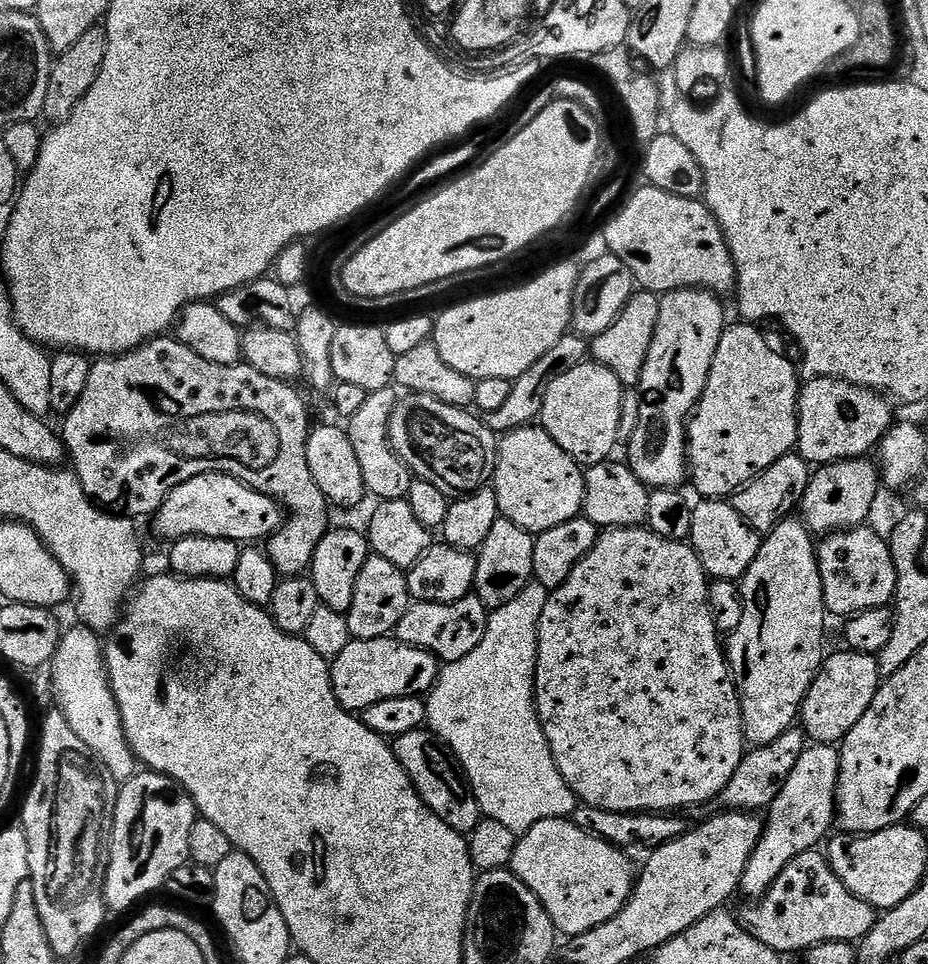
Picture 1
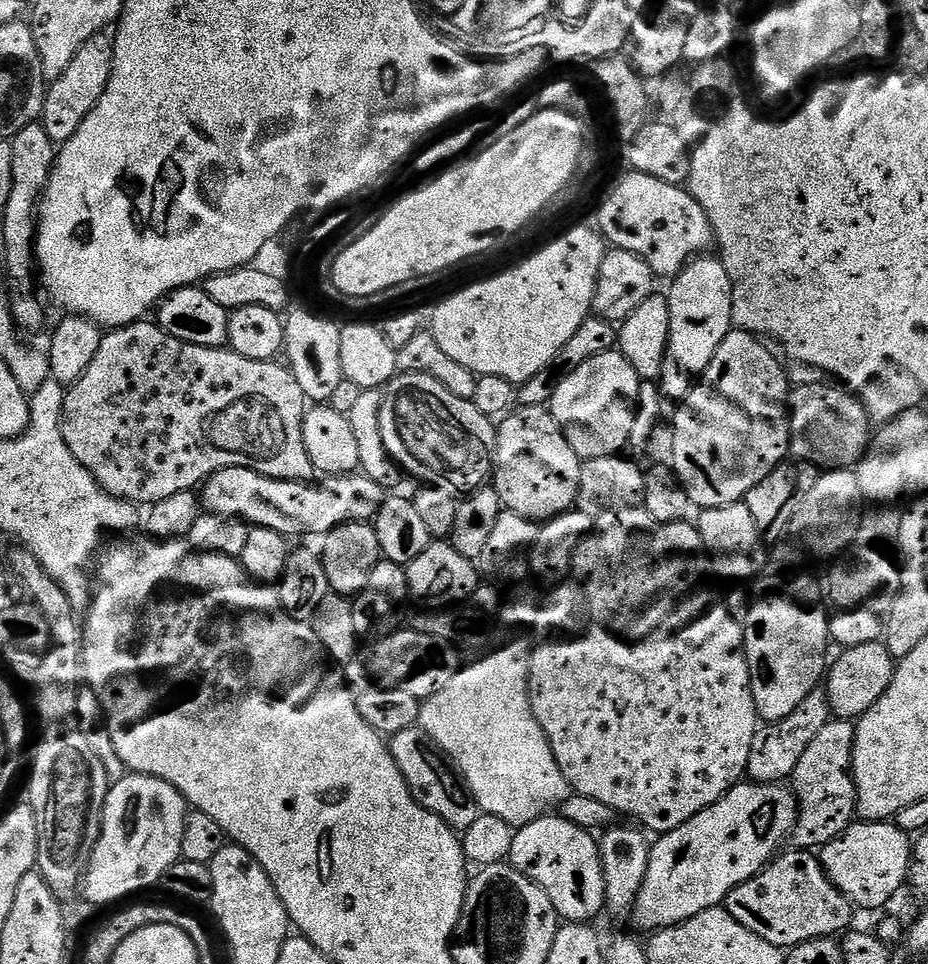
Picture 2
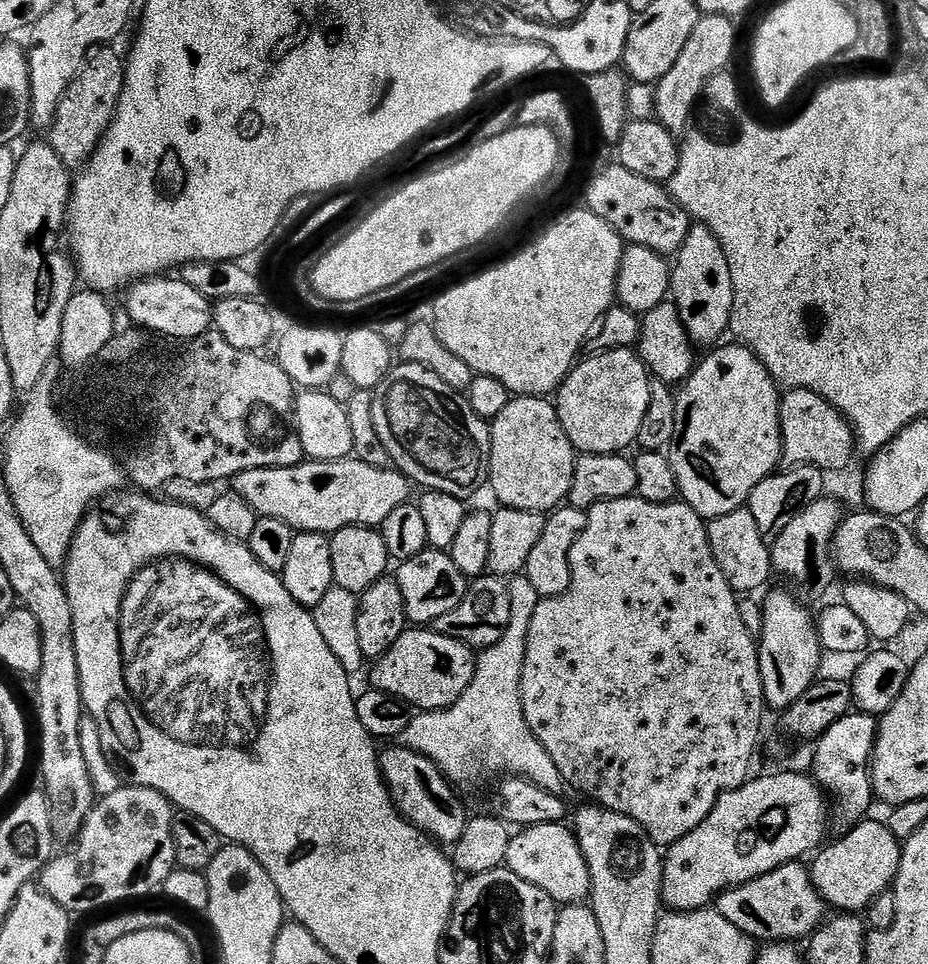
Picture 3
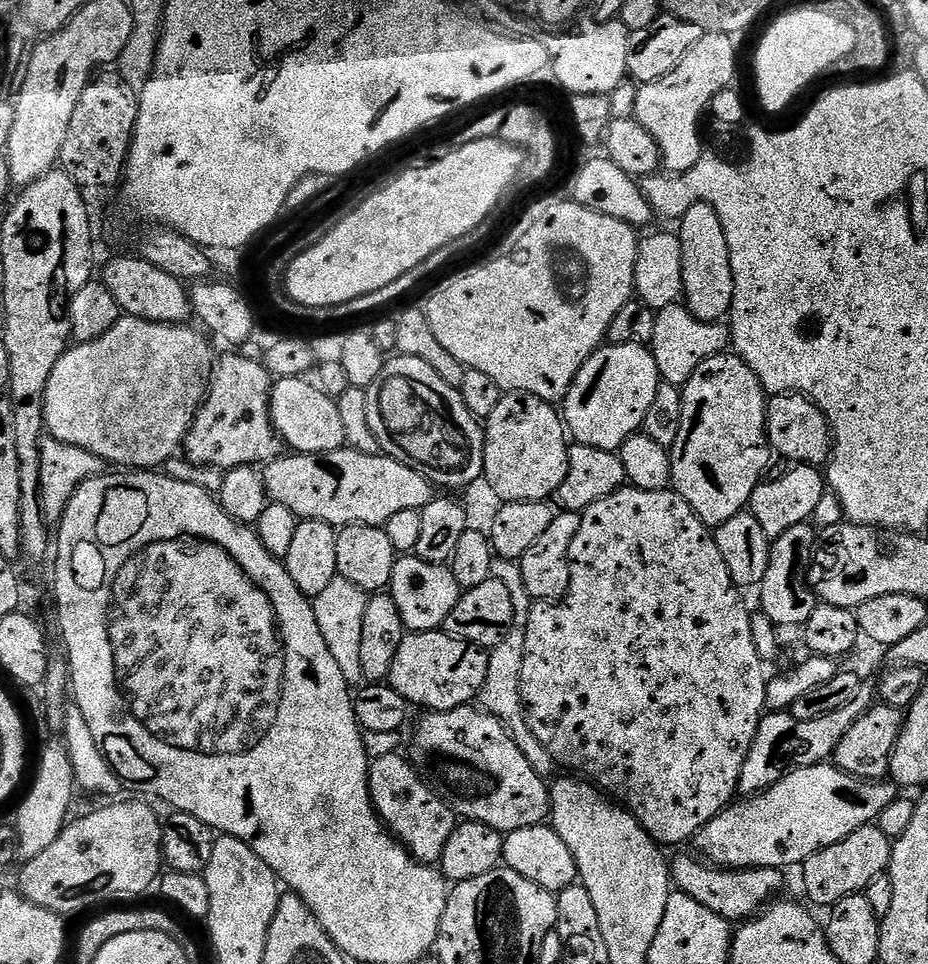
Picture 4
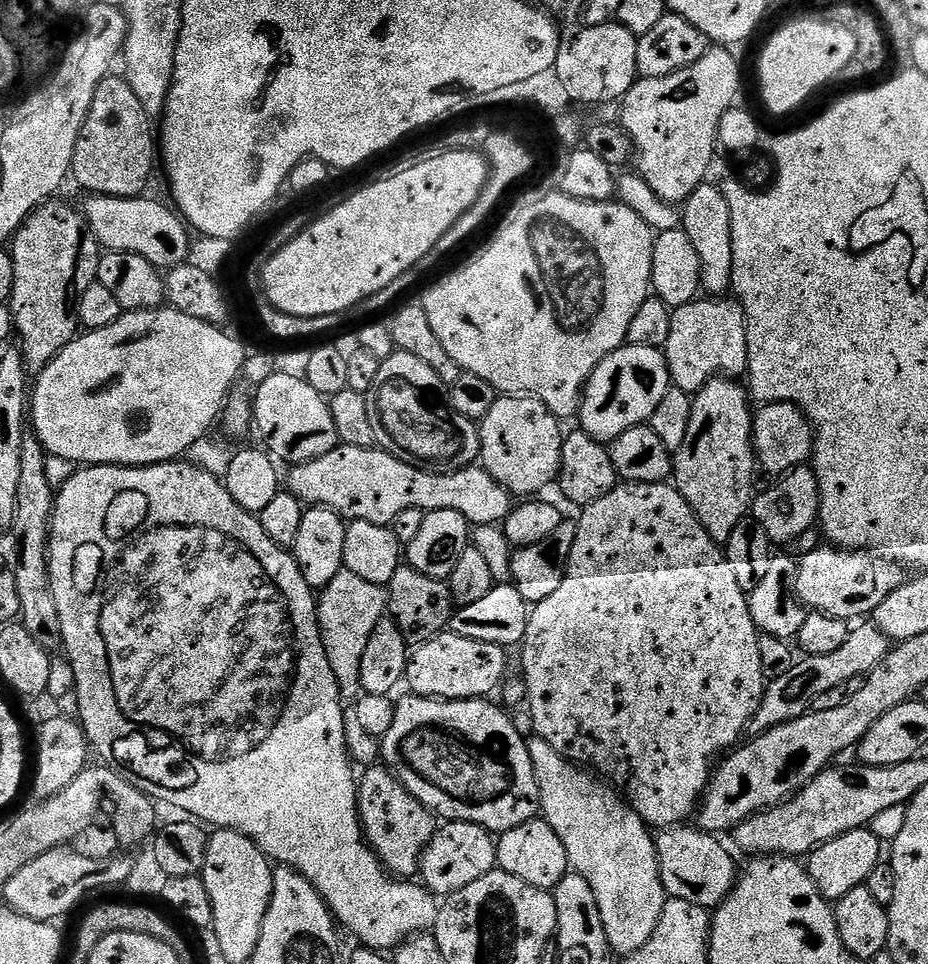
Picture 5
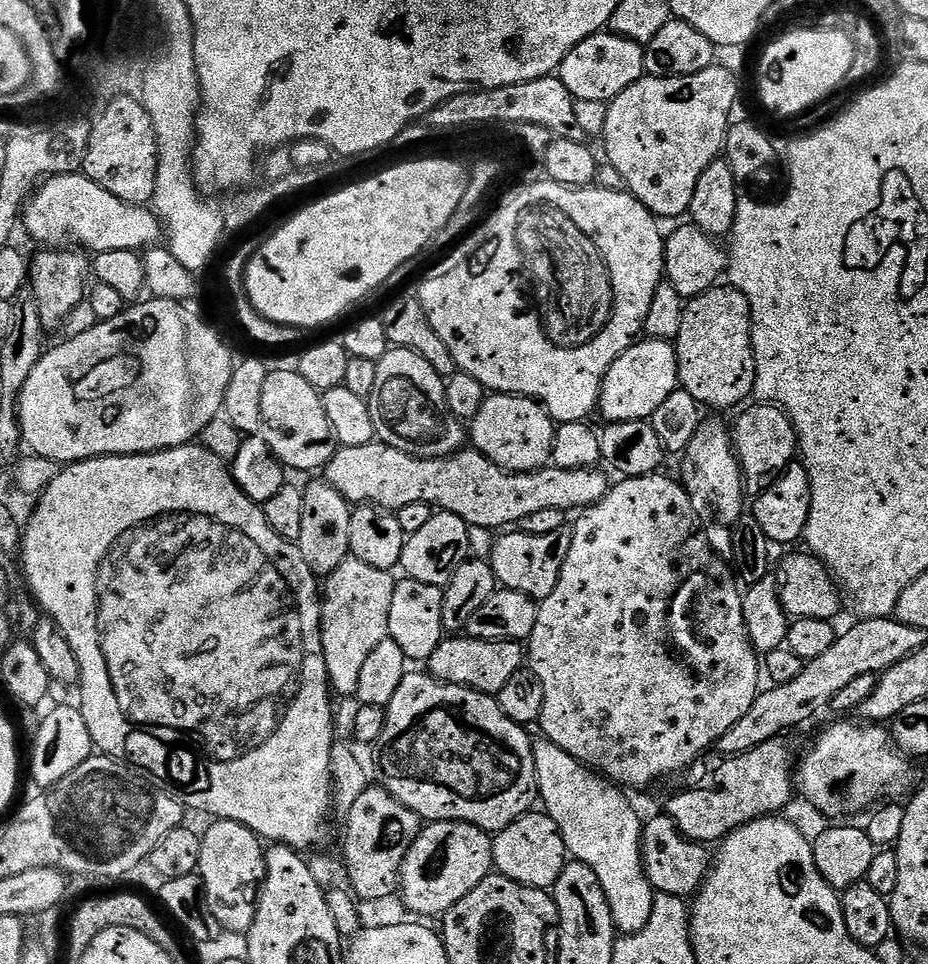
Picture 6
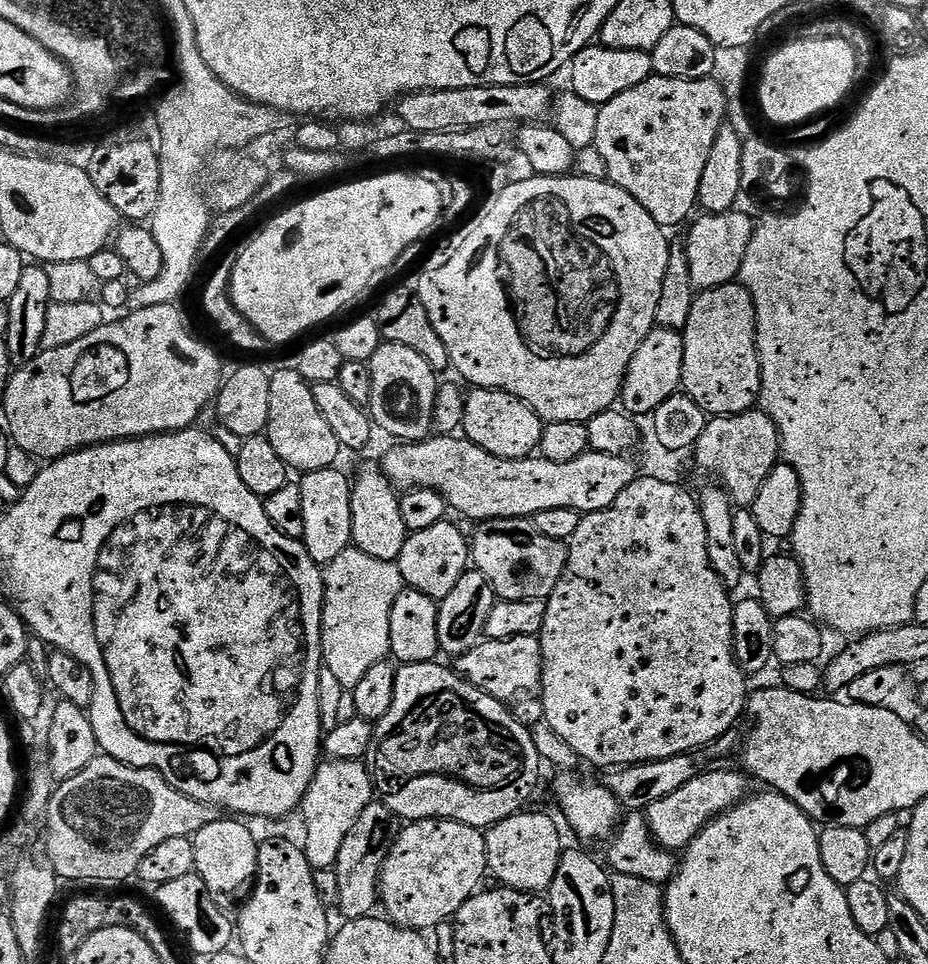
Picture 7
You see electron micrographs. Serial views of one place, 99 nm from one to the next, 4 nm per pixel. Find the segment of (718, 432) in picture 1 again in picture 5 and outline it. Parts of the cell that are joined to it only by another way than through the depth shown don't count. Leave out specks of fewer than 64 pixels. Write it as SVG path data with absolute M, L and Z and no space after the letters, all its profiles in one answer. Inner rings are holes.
M716 376L692 396L690 430L686 430L686 442L674 454L674 487L690 502L706 534L721 546L727 545L734 526L749 515L754 499L752 483L758 461L752 445L753 415L747 387L739 379Z

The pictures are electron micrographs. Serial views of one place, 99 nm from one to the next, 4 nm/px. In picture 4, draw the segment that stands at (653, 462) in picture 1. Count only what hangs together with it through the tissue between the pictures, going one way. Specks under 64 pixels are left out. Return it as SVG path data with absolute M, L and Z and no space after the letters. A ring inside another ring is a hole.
M695 204L694 206L690 206L690 210L686 210L682 213L678 221L678 235L682 242L682 282L684 283L683 303L686 305L688 311L694 314L694 318L707 322L723 321L732 311L732 299L734 298L734 270L730 270L730 246L726 246L726 234L722 230L722 222L718 222L718 214L714 214L714 208L709 204Z

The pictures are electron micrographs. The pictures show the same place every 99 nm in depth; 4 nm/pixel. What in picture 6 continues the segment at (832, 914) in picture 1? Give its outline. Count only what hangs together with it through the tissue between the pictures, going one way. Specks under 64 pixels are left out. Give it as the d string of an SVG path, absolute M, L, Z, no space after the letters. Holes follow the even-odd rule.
M666 814L652 816L643 821L640 853L644 859L644 873L659 894L695 897L704 885L710 867L710 852L705 845L688 840L676 829L676 823Z

